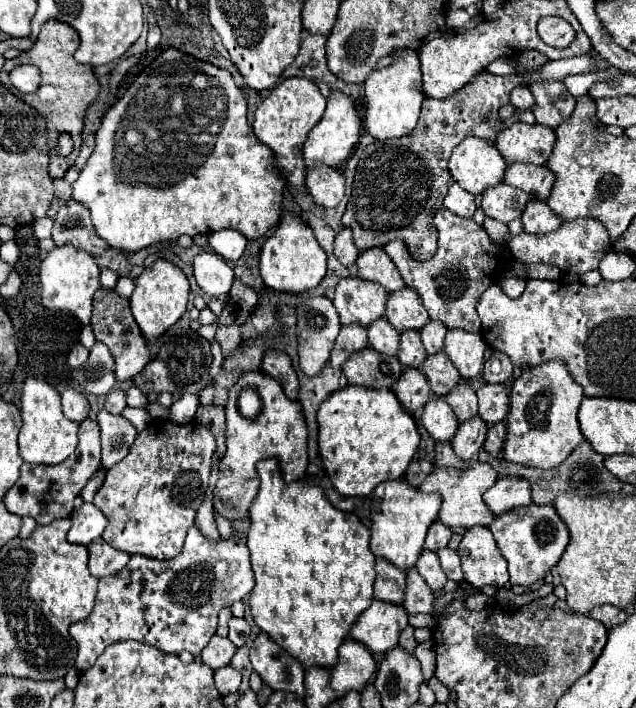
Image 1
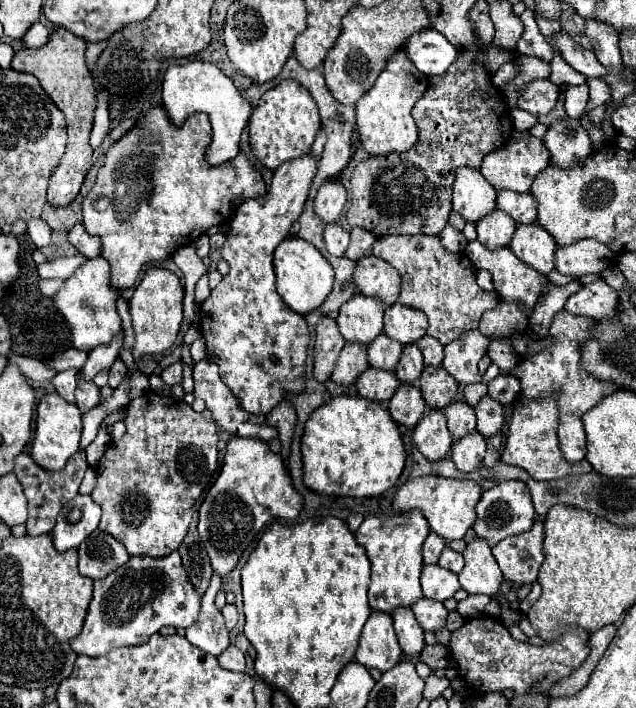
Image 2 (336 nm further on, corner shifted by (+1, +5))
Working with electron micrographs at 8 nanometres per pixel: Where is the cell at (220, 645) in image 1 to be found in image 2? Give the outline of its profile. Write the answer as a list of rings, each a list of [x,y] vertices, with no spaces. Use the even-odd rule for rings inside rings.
[[[213,575],[207,593],[201,599],[201,613],[199,613],[197,621],[189,629],[185,629],[187,631],[185,637],[195,647],[199,647],[205,653],[211,653],[215,657],[229,647],[229,631],[225,629],[223,615],[213,605],[213,599],[215,599],[219,589],[221,589],[221,577]]]

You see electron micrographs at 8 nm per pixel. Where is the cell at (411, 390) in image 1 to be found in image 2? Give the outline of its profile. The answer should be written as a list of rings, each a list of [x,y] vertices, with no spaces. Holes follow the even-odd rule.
[[[403,383],[389,401],[389,413],[395,419],[395,423],[405,425],[409,429],[413,429],[419,423],[423,411],[425,411],[425,401],[415,385]]]

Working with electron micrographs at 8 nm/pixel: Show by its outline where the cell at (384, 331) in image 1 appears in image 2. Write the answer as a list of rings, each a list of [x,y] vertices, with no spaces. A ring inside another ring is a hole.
[[[381,333],[381,337],[375,337],[375,341],[369,343],[367,351],[369,351],[371,367],[383,369],[383,371],[395,371],[401,351],[403,351],[403,345]]]

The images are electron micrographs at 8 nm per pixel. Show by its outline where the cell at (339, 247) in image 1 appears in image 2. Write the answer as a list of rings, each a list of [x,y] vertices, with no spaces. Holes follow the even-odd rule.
[[[361,227],[351,229],[351,243],[349,243],[345,255],[347,255],[349,259],[353,259],[353,261],[369,255],[375,239],[377,239],[377,235],[375,235],[375,233],[369,233],[367,229],[361,229]]]

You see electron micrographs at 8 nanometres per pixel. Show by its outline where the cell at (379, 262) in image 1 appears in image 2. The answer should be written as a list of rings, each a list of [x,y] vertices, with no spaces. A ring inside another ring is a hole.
[[[375,255],[361,257],[357,261],[357,267],[353,271],[353,283],[357,285],[359,293],[381,299],[385,307],[397,303],[401,289],[399,273],[389,263]]]

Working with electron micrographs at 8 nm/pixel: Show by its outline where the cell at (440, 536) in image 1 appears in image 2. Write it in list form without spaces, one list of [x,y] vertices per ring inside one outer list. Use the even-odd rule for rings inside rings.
[[[429,533],[429,537],[425,539],[423,543],[423,563],[431,565],[431,563],[437,563],[439,561],[439,555],[441,551],[445,549],[445,541],[437,535],[437,533]]]

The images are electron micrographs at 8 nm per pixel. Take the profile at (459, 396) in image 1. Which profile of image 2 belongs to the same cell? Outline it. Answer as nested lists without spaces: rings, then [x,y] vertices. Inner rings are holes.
[[[451,403],[443,413],[447,417],[447,429],[453,441],[459,441],[475,431],[475,411],[467,403]]]

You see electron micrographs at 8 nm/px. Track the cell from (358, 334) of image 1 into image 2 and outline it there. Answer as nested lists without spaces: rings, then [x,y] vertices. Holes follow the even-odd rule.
[[[345,343],[339,361],[333,369],[331,381],[341,385],[341,387],[349,387],[357,381],[357,377],[369,367],[367,363],[367,345],[361,343]]]

